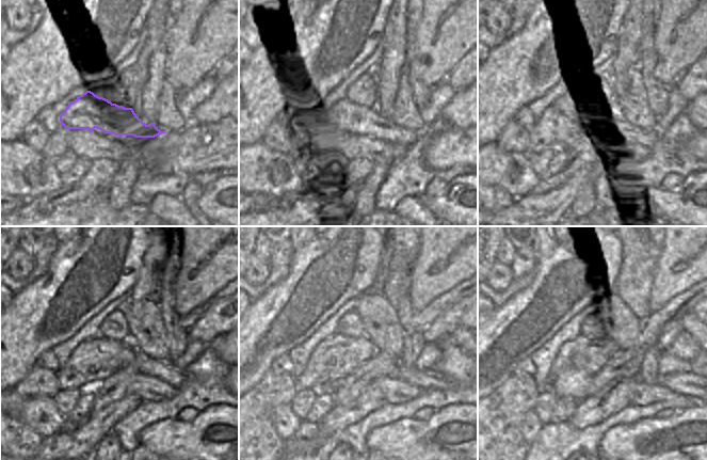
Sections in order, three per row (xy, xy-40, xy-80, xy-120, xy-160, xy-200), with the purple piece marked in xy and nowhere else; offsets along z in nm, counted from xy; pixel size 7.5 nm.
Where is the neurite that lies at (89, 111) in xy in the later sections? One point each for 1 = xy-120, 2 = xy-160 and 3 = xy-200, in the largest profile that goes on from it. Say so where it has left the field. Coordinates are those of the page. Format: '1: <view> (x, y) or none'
1: xy-120 (167, 371)
2: xy-160 (423, 379)
3: xy-200 (686, 383)

